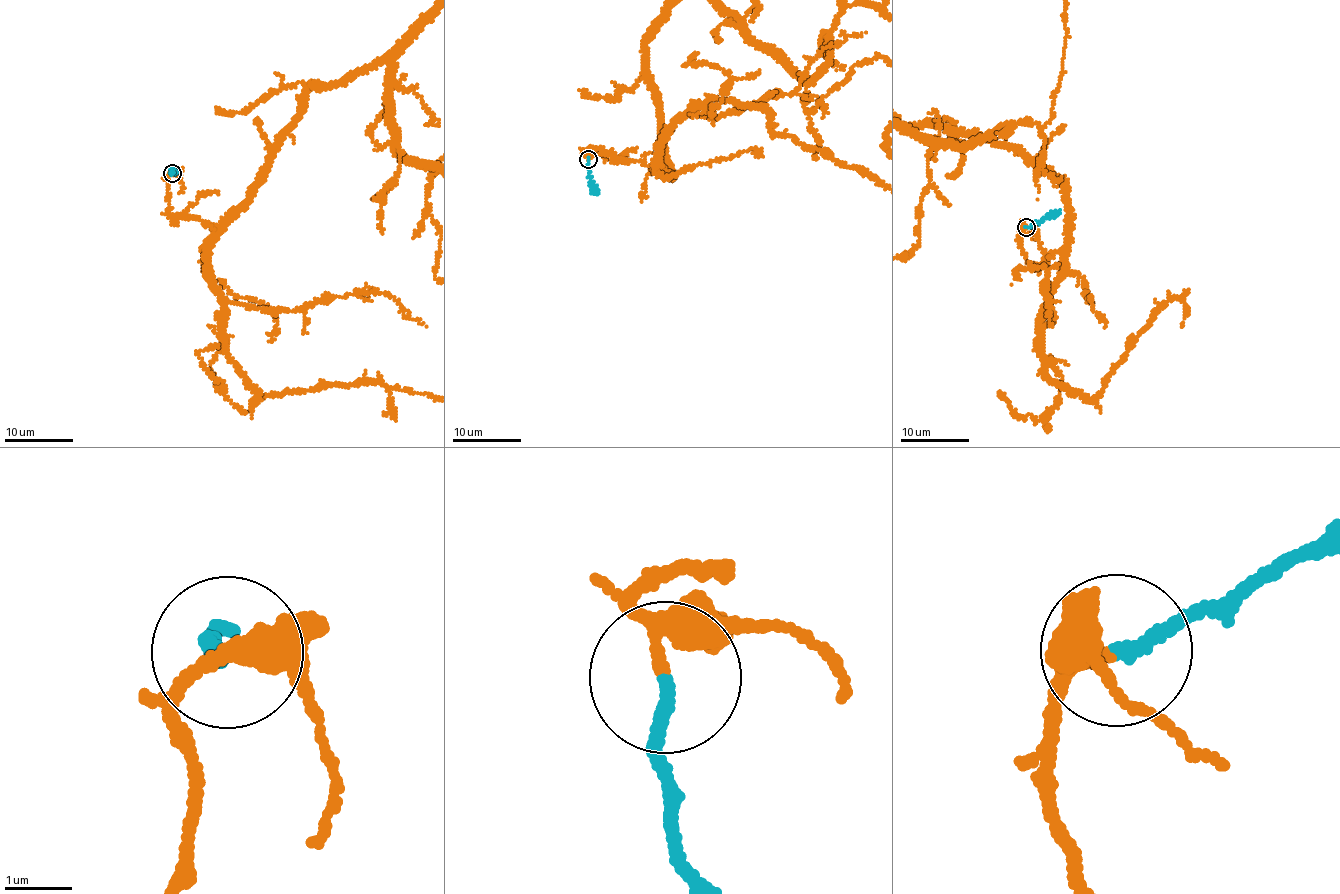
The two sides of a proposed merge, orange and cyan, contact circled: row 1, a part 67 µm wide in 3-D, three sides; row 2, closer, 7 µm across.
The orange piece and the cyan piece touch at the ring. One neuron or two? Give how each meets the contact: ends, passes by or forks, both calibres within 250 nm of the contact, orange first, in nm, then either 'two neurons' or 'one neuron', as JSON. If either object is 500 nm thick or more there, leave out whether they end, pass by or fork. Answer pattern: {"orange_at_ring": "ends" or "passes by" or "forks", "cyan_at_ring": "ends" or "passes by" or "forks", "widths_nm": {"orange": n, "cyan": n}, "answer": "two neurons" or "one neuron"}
{"orange_at_ring": "passes by", "cyan_at_ring": "ends", "widths_nm": {"orange": 220, "cyan": 200}, "answer": "one neuron"}

